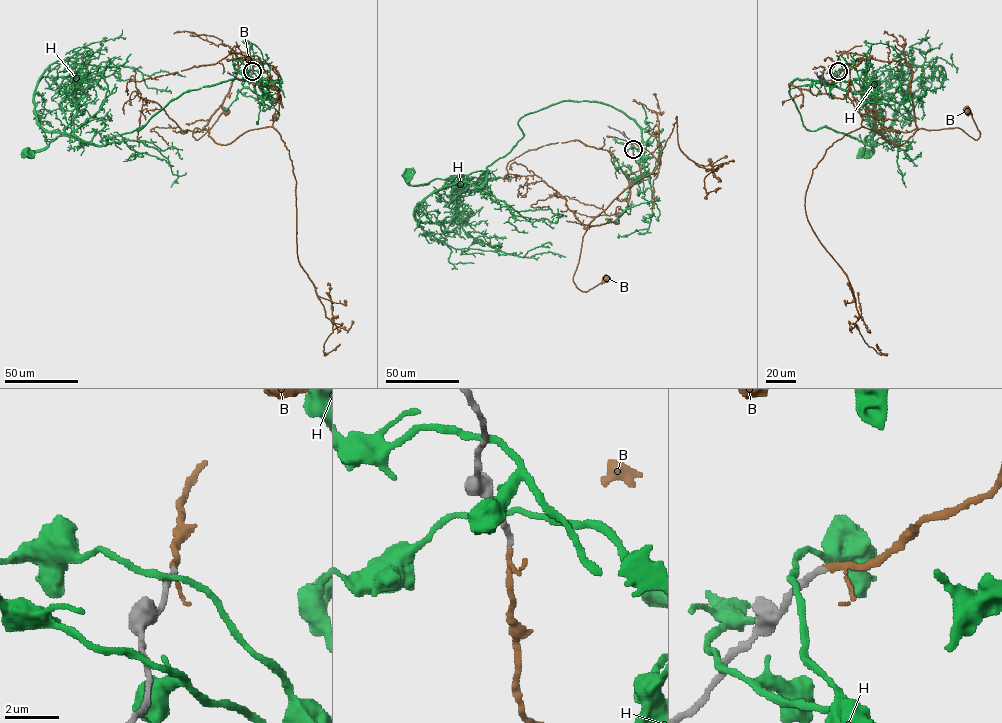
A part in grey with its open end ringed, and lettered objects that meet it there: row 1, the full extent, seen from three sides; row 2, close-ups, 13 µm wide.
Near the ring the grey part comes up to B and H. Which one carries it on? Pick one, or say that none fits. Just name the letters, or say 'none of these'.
B

